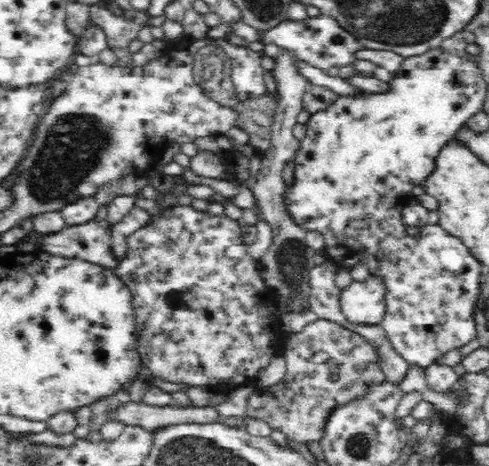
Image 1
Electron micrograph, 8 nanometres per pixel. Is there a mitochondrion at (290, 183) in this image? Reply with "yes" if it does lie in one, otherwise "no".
no

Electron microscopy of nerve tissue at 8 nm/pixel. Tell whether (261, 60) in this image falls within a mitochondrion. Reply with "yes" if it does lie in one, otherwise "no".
no

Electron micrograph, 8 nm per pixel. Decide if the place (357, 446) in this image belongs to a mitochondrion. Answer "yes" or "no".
yes

